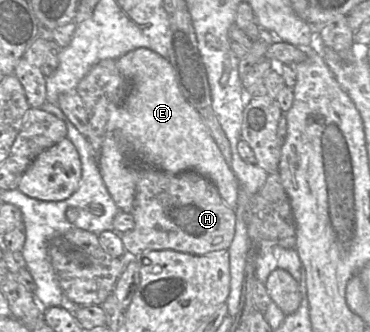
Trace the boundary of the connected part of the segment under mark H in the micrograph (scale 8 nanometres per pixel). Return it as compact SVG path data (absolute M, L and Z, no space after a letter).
M138 166L131 214L135 226L121 234L121 238L125 249L134 255L163 249L206 255L228 250L235 235L235 210L224 202L211 181L194 170L171 174L154 167Z

